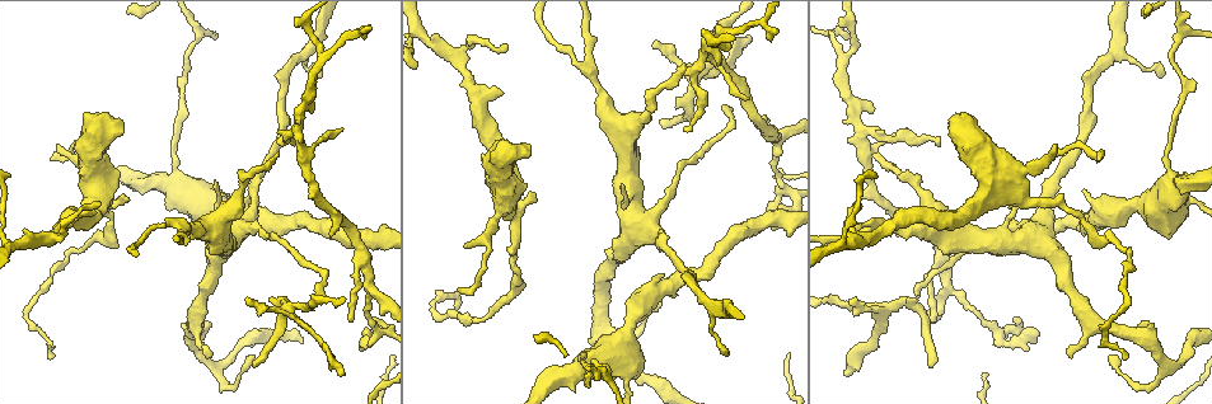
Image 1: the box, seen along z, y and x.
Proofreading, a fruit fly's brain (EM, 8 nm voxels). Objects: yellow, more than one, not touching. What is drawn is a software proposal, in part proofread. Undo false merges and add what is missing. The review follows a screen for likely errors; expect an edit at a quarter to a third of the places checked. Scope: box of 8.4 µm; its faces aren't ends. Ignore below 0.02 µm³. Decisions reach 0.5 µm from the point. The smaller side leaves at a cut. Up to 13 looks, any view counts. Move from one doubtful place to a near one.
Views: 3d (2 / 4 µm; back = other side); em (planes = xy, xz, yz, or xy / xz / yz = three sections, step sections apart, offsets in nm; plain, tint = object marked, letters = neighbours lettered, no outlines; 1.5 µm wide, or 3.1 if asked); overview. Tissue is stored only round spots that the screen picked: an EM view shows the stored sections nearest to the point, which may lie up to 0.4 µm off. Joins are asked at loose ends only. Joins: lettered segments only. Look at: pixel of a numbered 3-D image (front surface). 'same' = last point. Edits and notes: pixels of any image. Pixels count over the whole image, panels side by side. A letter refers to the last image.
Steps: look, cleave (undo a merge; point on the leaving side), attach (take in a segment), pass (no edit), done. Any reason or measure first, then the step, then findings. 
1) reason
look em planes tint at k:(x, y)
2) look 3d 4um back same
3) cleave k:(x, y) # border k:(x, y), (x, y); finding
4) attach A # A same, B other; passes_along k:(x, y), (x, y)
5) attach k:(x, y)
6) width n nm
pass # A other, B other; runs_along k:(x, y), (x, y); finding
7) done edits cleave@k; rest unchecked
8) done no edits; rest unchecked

tapers out
look 3d 2um at 1:(932, 361)

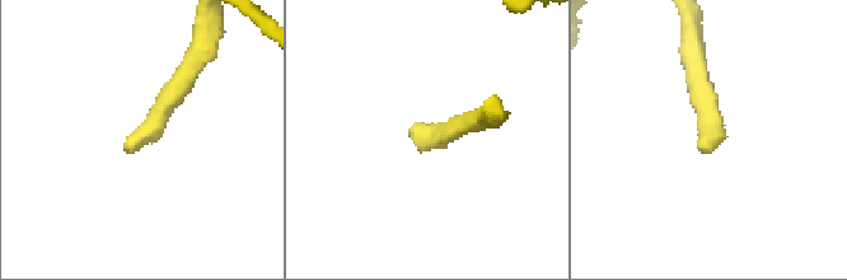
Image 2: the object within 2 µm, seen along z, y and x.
look em planes letters at 2:(705, 142)

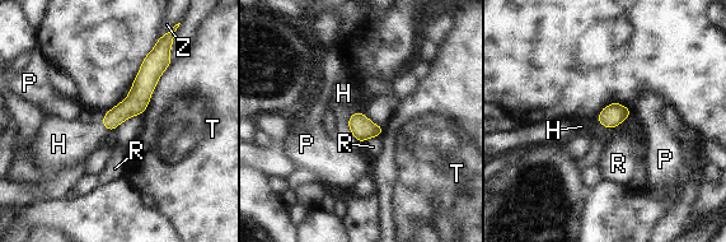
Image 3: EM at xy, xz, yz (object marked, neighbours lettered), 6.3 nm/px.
width 140 nm
attach H # H same, P other, R other, T other, Z other; passes_along 3:(136, 102), (106, 126), (70, 142); the cell continues

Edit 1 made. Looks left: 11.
redraw
look overview

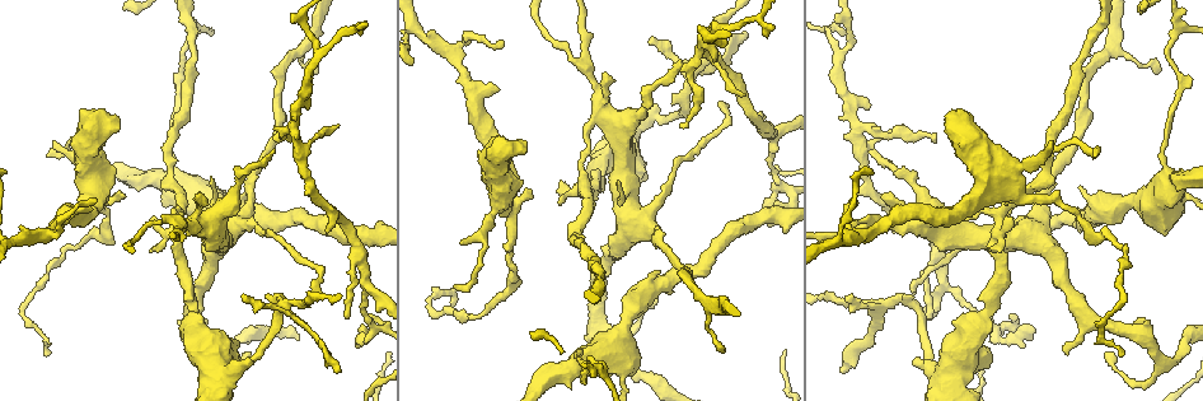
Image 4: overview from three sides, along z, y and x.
tapers out
look 3d 2um back at 4:(848, 296)

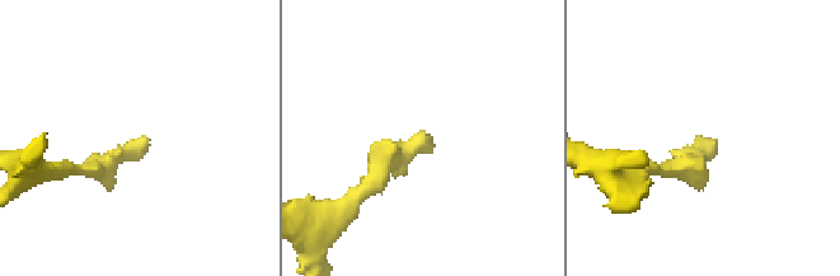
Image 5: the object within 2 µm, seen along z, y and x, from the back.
look em yz step 4 letters at 5:(138, 139)

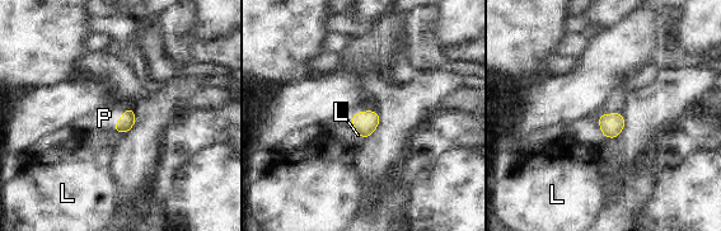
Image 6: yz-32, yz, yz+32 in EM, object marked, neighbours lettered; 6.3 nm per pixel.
attach P # L other, P same; it goes on there

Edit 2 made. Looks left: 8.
branch stops here
look em xy step 4 plain at 4:(91, 211)

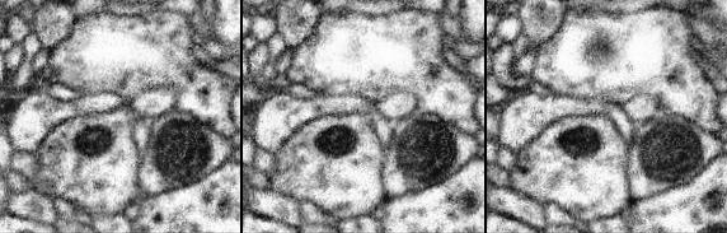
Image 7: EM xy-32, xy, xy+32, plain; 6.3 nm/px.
look em xy step 4 letters same

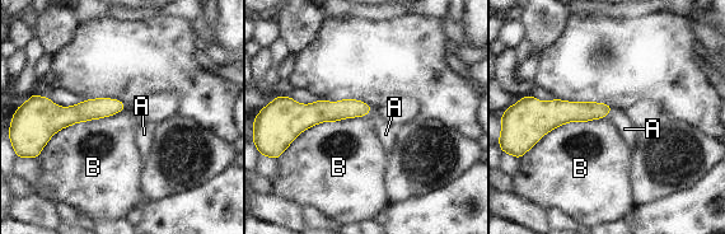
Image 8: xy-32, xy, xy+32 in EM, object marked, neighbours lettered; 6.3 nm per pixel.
longest_contact B 600 nm
attach A # A same, B other; passes_along 8:(569, 111), (608, 112), (625, 129); it goes on there

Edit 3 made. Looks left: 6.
redraw
look overview

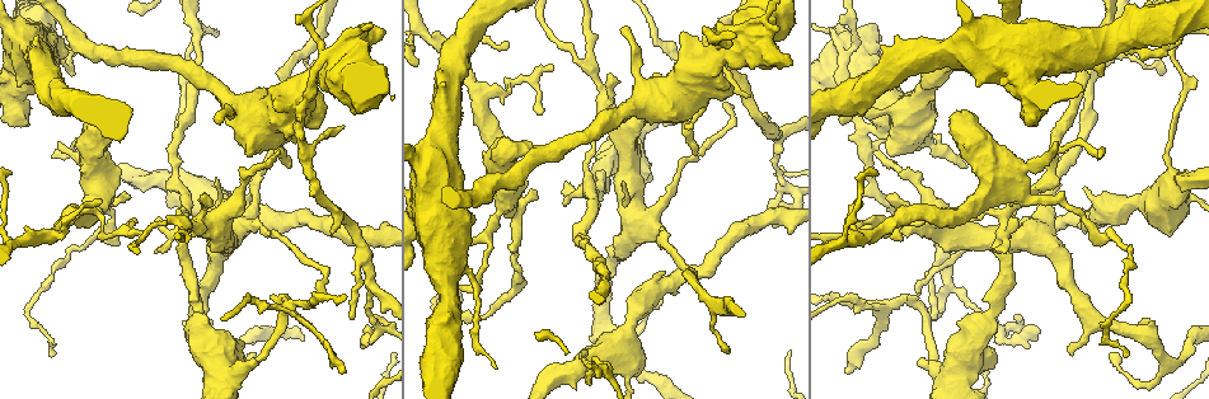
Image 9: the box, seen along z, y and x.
free end
look em xz step 4 letters at 9:(1057, 142)

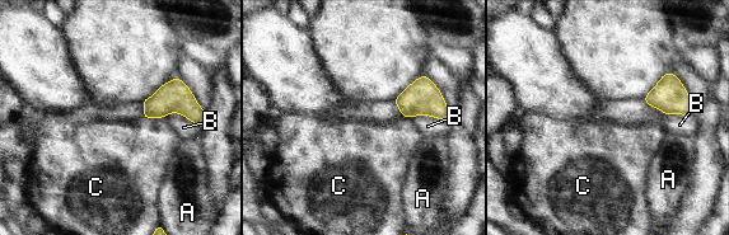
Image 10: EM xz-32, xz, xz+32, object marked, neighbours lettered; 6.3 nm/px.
pass # A other, B other, C other; border 10:(143, 117), (163, 118); no lettered segment goes on from it

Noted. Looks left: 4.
done edits attach@3, attach@6, attach@8; rest unchecked

